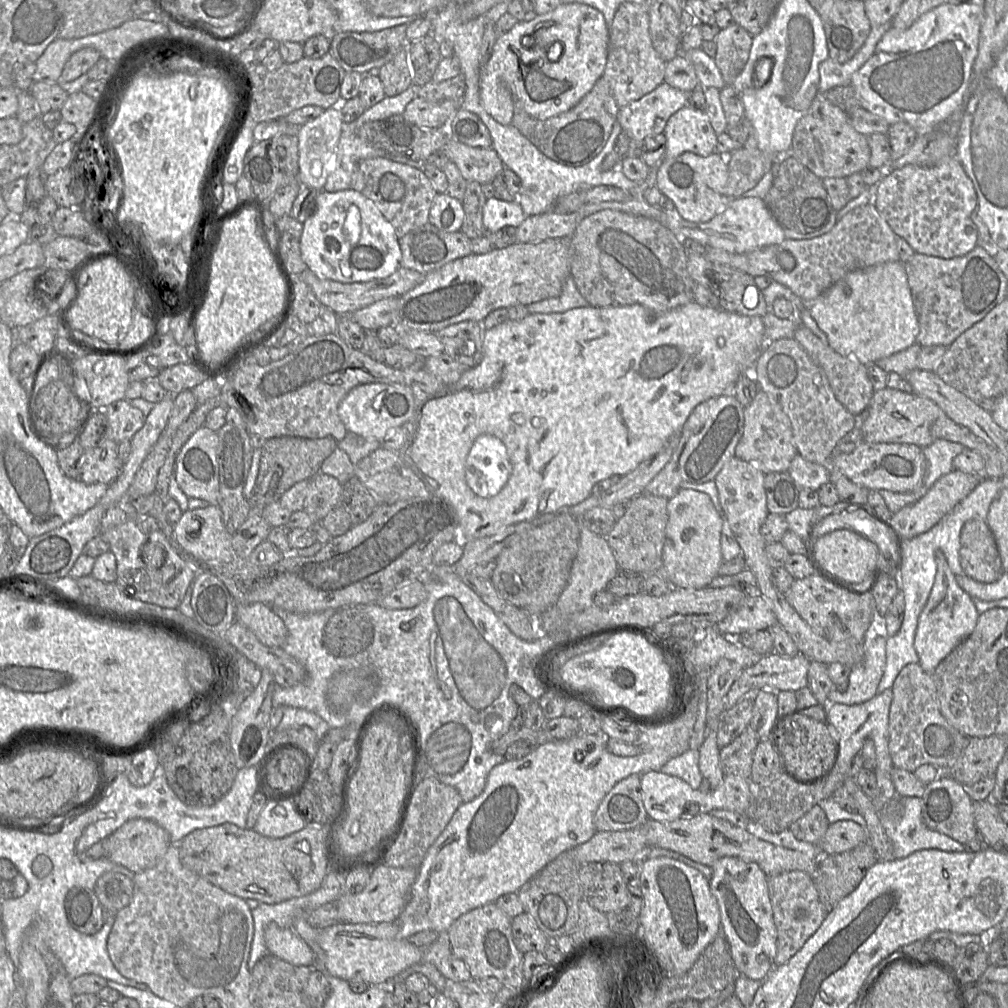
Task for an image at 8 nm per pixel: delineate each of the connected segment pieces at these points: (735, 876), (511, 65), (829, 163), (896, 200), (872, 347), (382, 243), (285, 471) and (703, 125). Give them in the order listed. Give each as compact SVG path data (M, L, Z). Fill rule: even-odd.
M726 856L714 862L710 891L720 911L720 932L725 937L739 974L763 981L774 968L777 930L768 893L768 877L754 862Z
M564 1L558 5L555 9L546 12L544 14L537 14L535 18L529 21L518 21L513 27L505 33L498 35L488 61L480 68L479 78L479 95L480 101L486 112L493 117L498 123L502 125L509 125L512 122L514 116L514 110L516 107L516 100L521 104L521 108L531 117L538 120L545 120L550 117L559 115L568 111L574 107L593 87L595 82L602 77L604 69L606 67L607 55L608 55L608 38L609 27L607 26L604 15L598 9L580 2L567 2ZM524 36L531 36L534 40L533 45L526 48L522 45L522 38Z
M818 94L795 127L790 155L821 179L847 178L870 166L871 150L867 136L855 130L849 114Z
M947 156L936 165L931 167L923 167L916 164L907 164L901 168L887 168L884 171L884 175L879 182L875 207L879 211L881 216L887 221L895 234L903 237L915 250L915 252L950 259L967 254L977 245L978 231L976 225L971 219L971 213L973 212L976 205L977 194L975 192L971 179L968 177L960 162L955 157Z
M886 262L847 274L809 304L810 314L826 334L828 345L838 354L857 360L864 365L874 364L916 343L919 323L904 264Z
M354 189L337 192L320 190L316 203L308 204L308 207L314 208L314 213L303 223L300 250L307 268L319 277L341 283L368 282L388 277L400 267L401 249L392 225L373 201L360 192Z
M294 436L267 439L261 448L259 472L249 500L251 507L265 507L279 501L280 497L293 485L320 473L323 461L334 452L337 444L338 441L330 436L319 439Z
M687 105L682 107L668 119L663 133L666 158L674 158L684 152L703 157L717 153L717 135L704 110Z

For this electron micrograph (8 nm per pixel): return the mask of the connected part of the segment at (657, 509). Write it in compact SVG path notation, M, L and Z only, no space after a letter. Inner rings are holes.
M644 492L630 500L629 508L621 518L616 520L606 537L619 569L651 575L662 567L668 501L664 497Z

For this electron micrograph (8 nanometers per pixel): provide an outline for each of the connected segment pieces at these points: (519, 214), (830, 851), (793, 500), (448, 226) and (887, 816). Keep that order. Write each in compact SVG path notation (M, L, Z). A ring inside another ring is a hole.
M493 197L485 202L482 221L486 232L495 232L506 226L518 227L526 217L518 201L507 202Z
M842 820L829 824L817 846L824 854L833 855L849 851L865 842L867 831L854 821Z
M770 472L764 476L766 505L771 513L786 515L799 507L799 486L787 472Z
M437 193L429 211L428 222L444 232L461 230L464 221L462 201L444 193Z
M896 795L879 810L879 817L886 835L893 844L894 859L902 859L927 849L945 852L964 852L965 846L945 834L929 829L922 819L922 799Z

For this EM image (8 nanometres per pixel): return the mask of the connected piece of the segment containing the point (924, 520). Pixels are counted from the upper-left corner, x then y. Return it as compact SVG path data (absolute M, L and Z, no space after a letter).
M952 470L950 473L940 477L920 500L894 513L889 521L885 520L898 553L901 552L900 540L911 539L927 532L948 514L956 504L968 496L985 478L984 470L983 474L969 474L959 470Z

